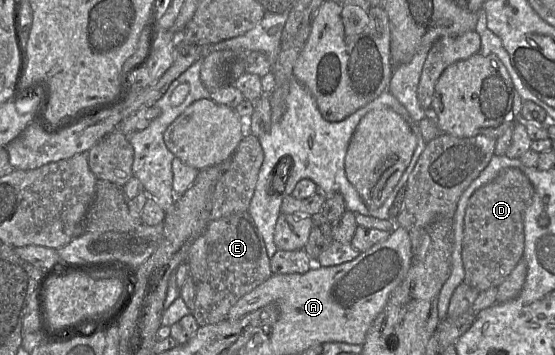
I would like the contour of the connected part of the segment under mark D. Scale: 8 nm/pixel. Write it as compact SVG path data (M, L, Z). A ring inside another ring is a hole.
M505 168L468 200L462 243L464 282L479 292L498 287L513 271L524 252L523 217L532 201L534 187L517 168Z

